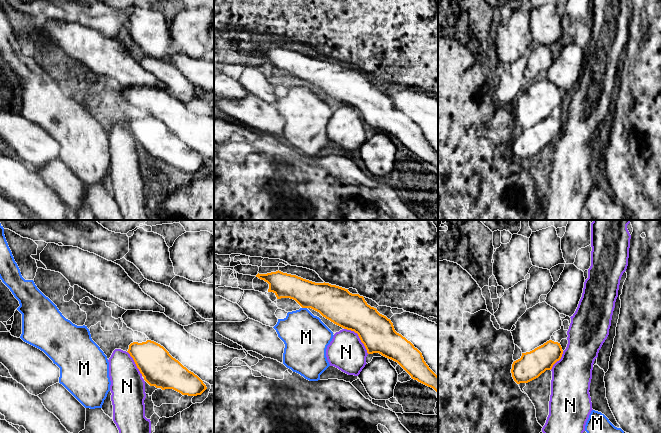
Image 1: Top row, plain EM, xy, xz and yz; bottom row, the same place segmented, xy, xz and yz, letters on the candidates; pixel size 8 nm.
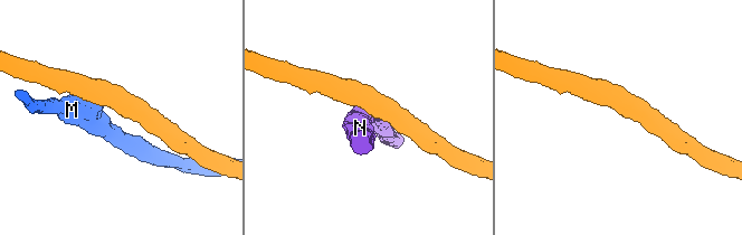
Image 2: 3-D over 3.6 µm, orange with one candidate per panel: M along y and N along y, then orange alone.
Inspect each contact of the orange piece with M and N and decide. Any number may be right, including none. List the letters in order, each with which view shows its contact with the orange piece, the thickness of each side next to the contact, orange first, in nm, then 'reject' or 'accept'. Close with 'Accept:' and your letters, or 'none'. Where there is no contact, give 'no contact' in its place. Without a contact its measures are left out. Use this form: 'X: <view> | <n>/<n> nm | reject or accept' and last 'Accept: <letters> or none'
M: xz | 280/360 nm | reject
N: xz | 280/300 nm | reject
Accept: none

